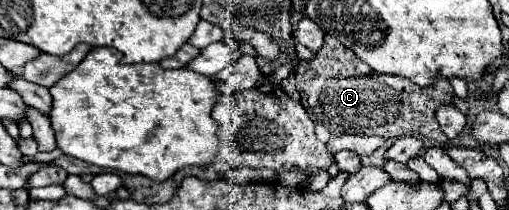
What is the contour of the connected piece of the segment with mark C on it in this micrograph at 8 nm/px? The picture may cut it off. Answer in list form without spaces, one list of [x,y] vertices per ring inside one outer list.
[[[329,34],[325,36],[323,48],[317,52],[317,58],[309,62],[297,62],[295,76],[297,76],[297,90],[307,98],[315,122],[329,128],[331,134],[365,134],[365,136],[381,136],[381,138],[401,138],[401,136],[417,134],[421,138],[439,144],[447,140],[447,136],[441,132],[435,120],[435,108],[441,104],[451,104],[453,100],[453,88],[445,78],[437,78],[435,86],[427,86],[427,90],[423,90],[413,82],[407,82],[407,78],[403,76],[377,74],[353,50],[347,50],[335,36]]]

